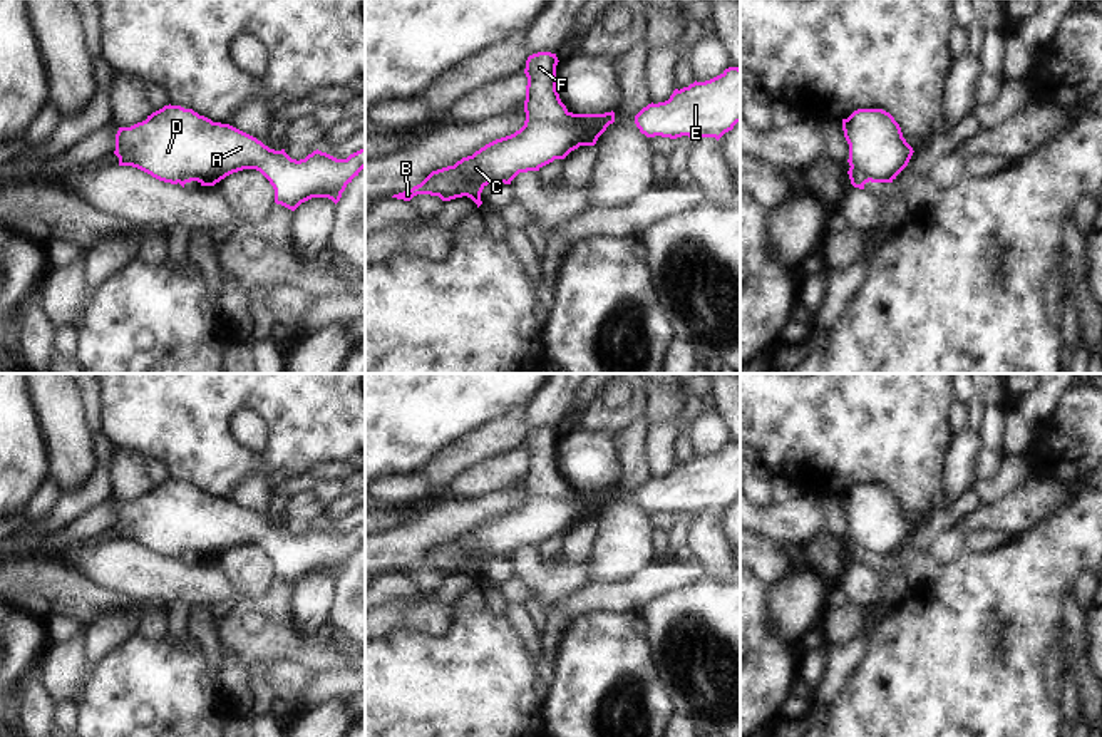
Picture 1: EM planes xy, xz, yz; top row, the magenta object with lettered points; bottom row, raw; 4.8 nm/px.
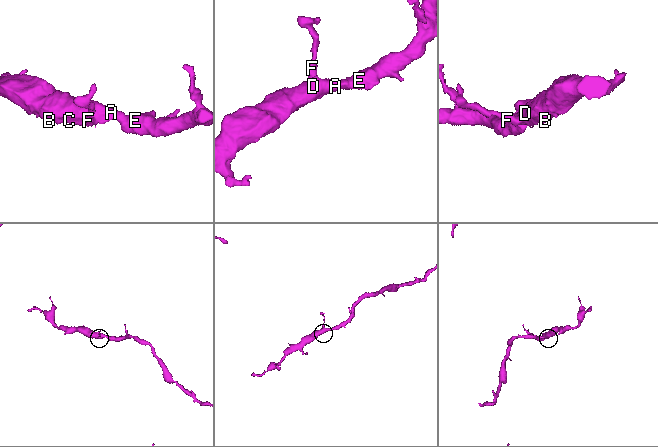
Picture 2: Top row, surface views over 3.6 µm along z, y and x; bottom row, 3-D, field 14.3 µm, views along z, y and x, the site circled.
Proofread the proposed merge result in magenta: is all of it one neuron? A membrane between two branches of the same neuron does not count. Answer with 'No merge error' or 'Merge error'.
Merge error

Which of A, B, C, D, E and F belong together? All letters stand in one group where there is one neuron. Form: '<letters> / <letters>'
A B C D E / F

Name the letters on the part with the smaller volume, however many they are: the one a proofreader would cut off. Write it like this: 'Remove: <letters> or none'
Remove: F

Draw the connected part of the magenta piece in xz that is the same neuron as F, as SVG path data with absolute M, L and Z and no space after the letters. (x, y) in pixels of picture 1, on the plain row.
M538 427L528 432L524 487L529 494L564 499L569 492L556 466L556 429Z

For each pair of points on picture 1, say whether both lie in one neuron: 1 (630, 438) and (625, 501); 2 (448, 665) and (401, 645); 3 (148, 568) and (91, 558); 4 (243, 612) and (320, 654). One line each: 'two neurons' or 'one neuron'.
1: one neuron
2: one neuron
3: one neuron
4: one neuron

